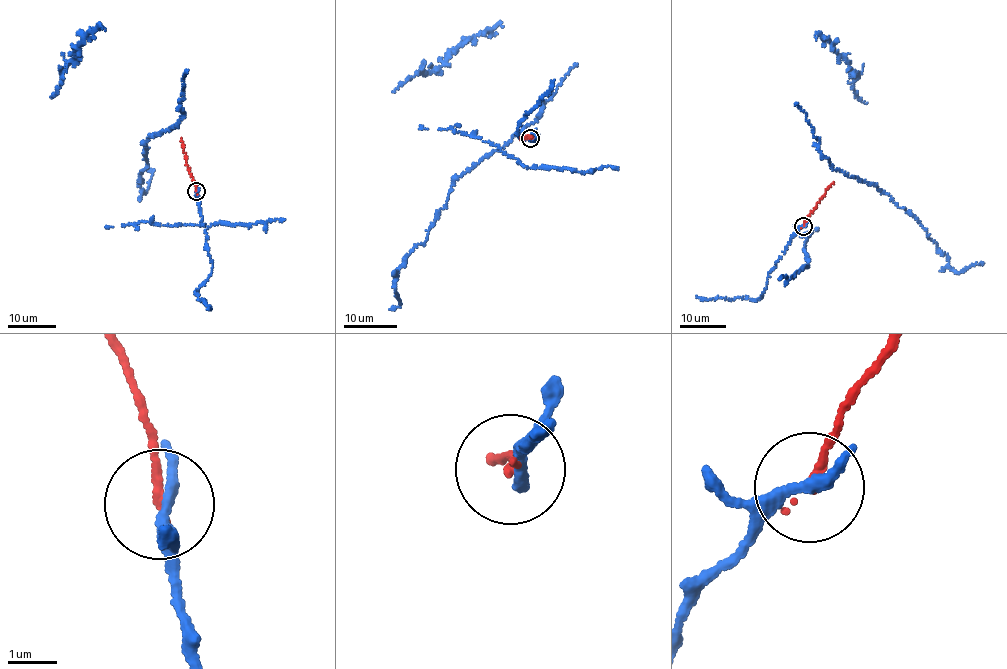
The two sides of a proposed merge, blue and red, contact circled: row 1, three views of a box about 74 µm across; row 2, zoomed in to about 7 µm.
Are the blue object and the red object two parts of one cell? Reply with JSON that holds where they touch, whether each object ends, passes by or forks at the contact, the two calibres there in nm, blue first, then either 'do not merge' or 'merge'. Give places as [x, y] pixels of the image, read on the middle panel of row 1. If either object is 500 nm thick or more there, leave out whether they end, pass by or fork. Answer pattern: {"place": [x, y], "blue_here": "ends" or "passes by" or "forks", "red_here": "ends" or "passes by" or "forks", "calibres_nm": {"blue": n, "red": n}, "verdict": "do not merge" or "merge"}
{"place": [530, 138], "blue_here": "passes by", "red_here": "ends", "calibres_nm": {"blue": 240, "red": 160}, "verdict": "do not merge"}

